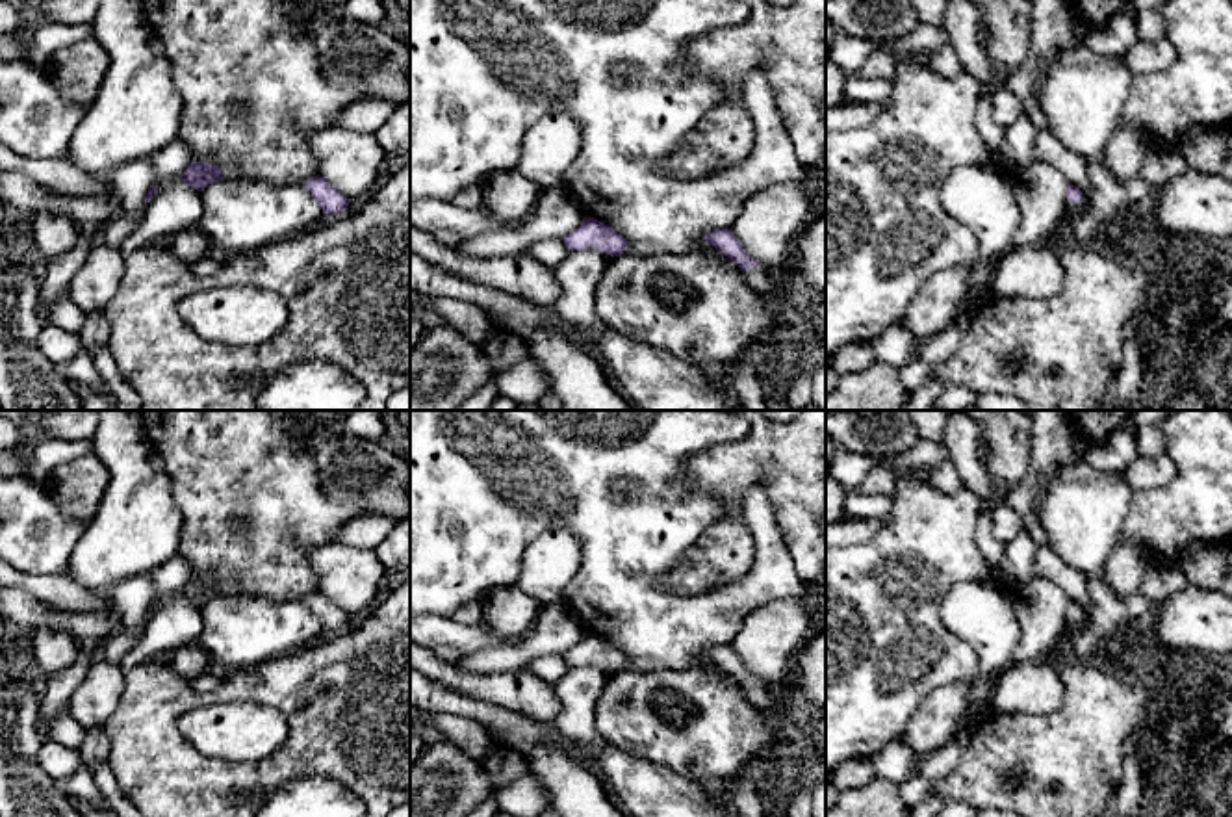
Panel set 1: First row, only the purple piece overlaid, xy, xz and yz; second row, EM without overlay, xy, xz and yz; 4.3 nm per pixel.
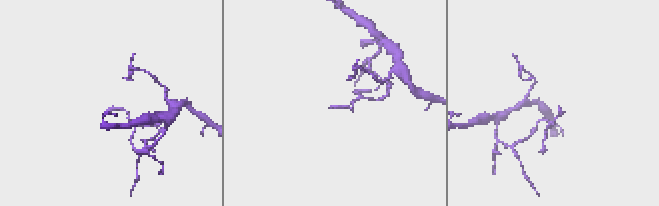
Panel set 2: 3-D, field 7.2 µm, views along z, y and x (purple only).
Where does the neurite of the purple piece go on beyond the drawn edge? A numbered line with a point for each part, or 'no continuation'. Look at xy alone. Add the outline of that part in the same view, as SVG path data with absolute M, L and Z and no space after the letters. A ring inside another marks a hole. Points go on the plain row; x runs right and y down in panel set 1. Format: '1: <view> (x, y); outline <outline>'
1: xy (121, 641); outline M145 618L145 624L139 629L117 628L115 633L108 637L108 641L104 642L100 655L108 659L109 663L119 665L122 655L139 644L148 620L150 618Z

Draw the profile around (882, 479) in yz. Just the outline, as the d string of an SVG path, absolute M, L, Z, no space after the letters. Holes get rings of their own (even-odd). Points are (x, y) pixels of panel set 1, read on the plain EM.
M874 466L861 485L857 492L863 496L891 496L896 486L896 472L889 466Z

